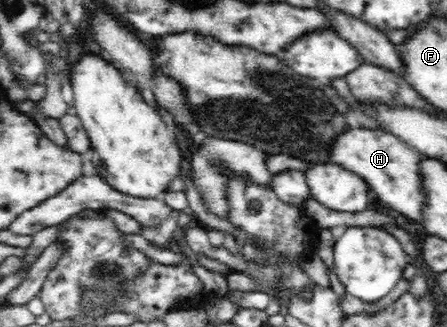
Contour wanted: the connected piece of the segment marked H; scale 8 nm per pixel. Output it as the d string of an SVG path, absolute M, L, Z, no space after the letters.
M354 123L349 130L345 130L333 140L328 156L330 163L339 164L342 168L350 169L361 176L379 200L387 202L403 216L422 224L420 210L424 204L424 195L420 192L419 162L423 156L403 143L403 140L396 139L382 129L369 130Z

